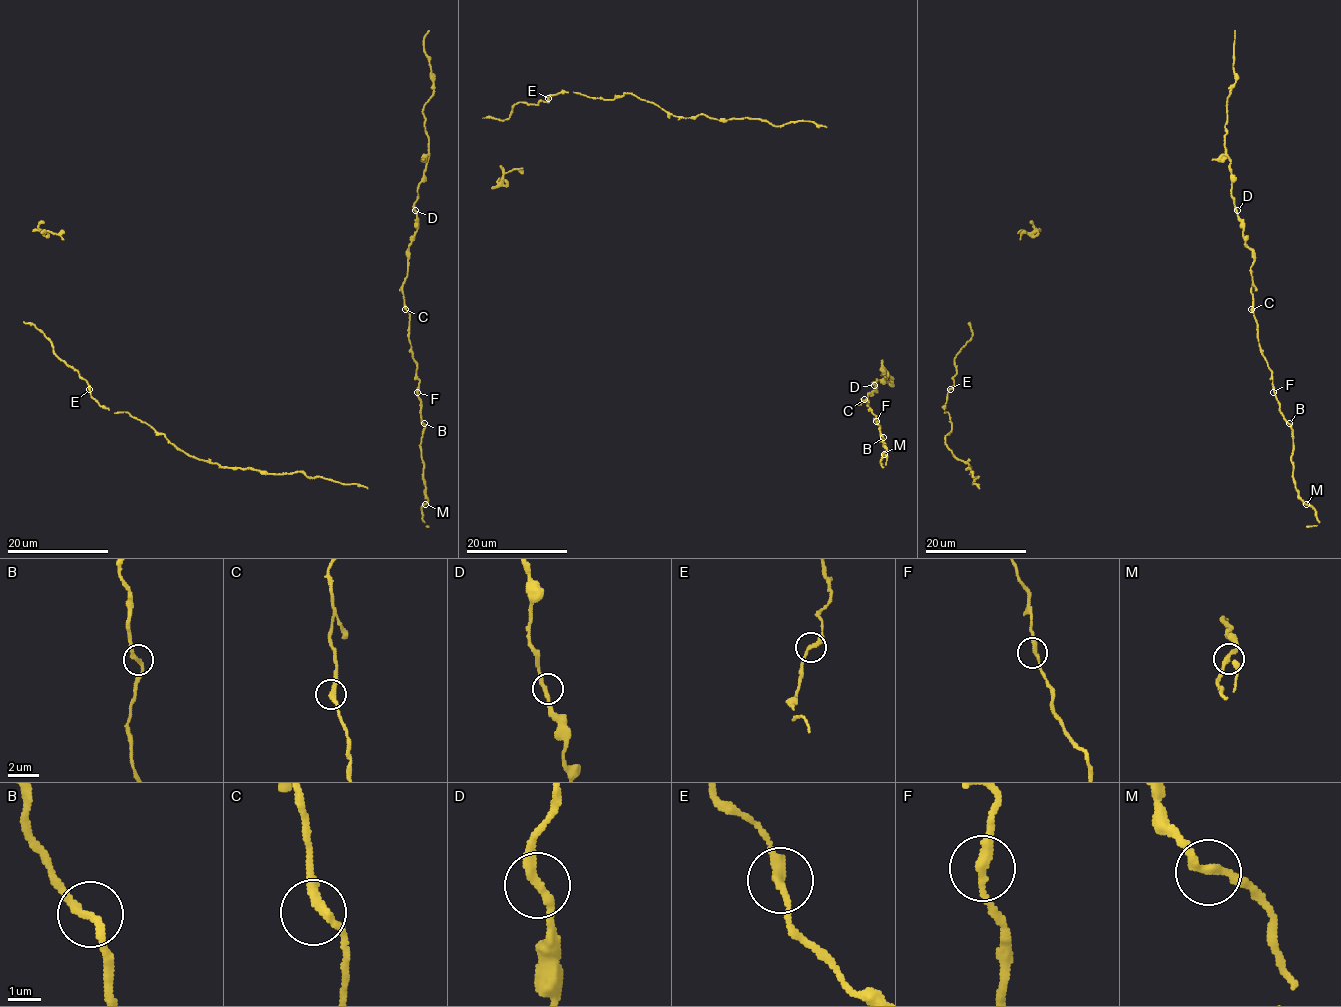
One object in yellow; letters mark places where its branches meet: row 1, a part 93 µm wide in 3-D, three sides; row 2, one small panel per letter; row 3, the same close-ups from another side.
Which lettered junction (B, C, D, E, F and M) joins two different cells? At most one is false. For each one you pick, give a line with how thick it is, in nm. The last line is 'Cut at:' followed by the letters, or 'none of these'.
Cut at: none of these

